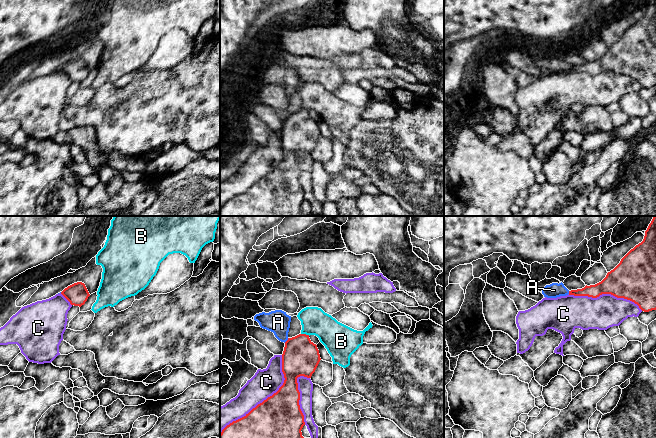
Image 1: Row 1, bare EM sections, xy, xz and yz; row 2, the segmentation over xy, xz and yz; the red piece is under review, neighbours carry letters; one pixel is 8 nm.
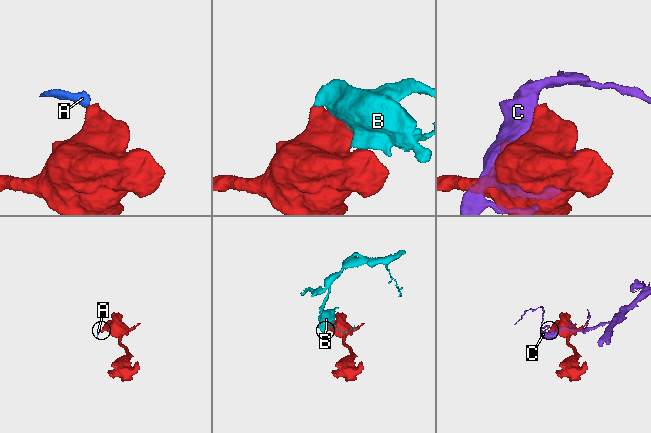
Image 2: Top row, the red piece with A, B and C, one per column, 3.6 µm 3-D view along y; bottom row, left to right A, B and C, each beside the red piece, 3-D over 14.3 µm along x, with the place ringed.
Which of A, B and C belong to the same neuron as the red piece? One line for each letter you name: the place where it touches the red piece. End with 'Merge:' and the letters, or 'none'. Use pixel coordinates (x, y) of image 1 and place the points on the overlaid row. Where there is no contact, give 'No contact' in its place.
Merge: none

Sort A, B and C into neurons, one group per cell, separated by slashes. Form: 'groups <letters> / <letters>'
groups A B / C

